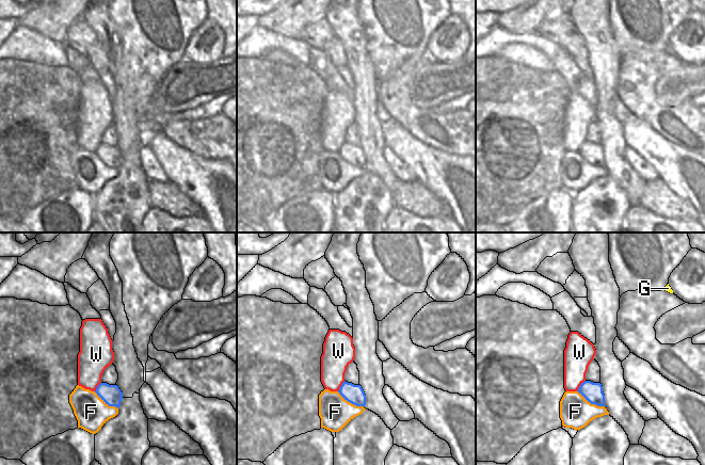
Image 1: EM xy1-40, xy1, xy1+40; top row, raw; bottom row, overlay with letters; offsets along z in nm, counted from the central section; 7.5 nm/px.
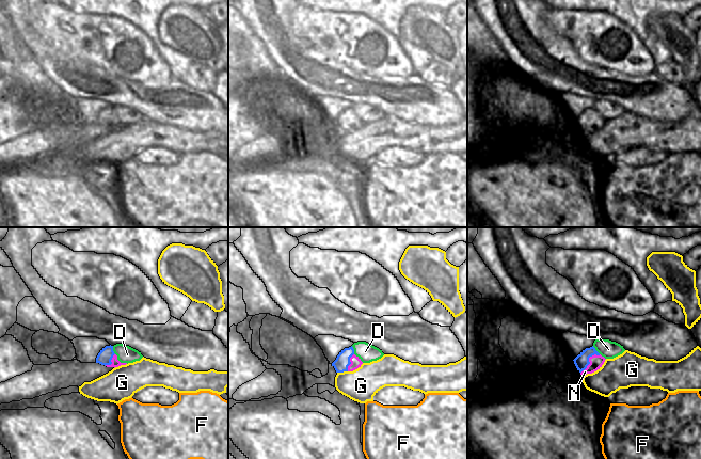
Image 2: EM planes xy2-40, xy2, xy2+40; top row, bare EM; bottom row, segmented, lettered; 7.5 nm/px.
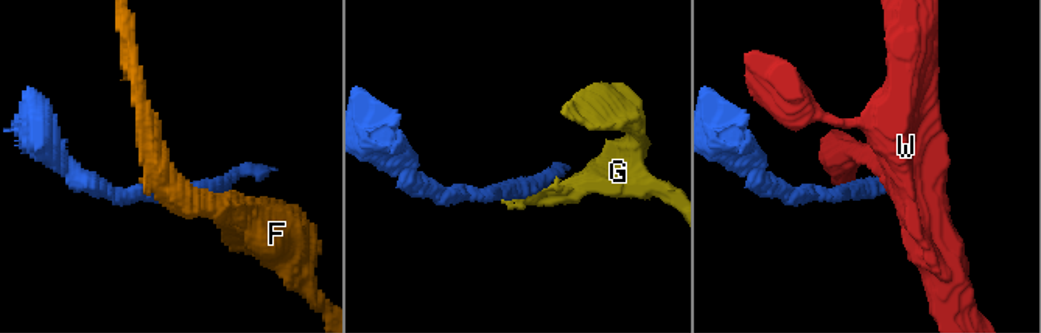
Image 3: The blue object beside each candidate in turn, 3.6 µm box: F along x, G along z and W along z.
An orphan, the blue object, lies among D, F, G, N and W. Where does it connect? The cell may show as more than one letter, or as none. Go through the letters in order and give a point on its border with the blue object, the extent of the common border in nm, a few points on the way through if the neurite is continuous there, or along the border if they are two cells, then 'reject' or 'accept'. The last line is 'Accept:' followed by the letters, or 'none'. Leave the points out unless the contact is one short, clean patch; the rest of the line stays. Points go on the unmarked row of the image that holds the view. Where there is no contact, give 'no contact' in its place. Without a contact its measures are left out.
D: contact xy2-40 (112, 111); length 70 nm; way xy2-40 (105, 117), (112, 111), (121, 111), (127, 115); accept
F: contact xy1+40 (591, 164); length 240 nm; reject
G: contact xy2 (341, 132); length 80 nm; reject
N: contact xy2+40 (588, 121); length 200 nm; reject
W: contact xy1+40 (580, 146); length 110 nm; border xy1+40 (585, 141), (576, 151); reject
Accept: D

